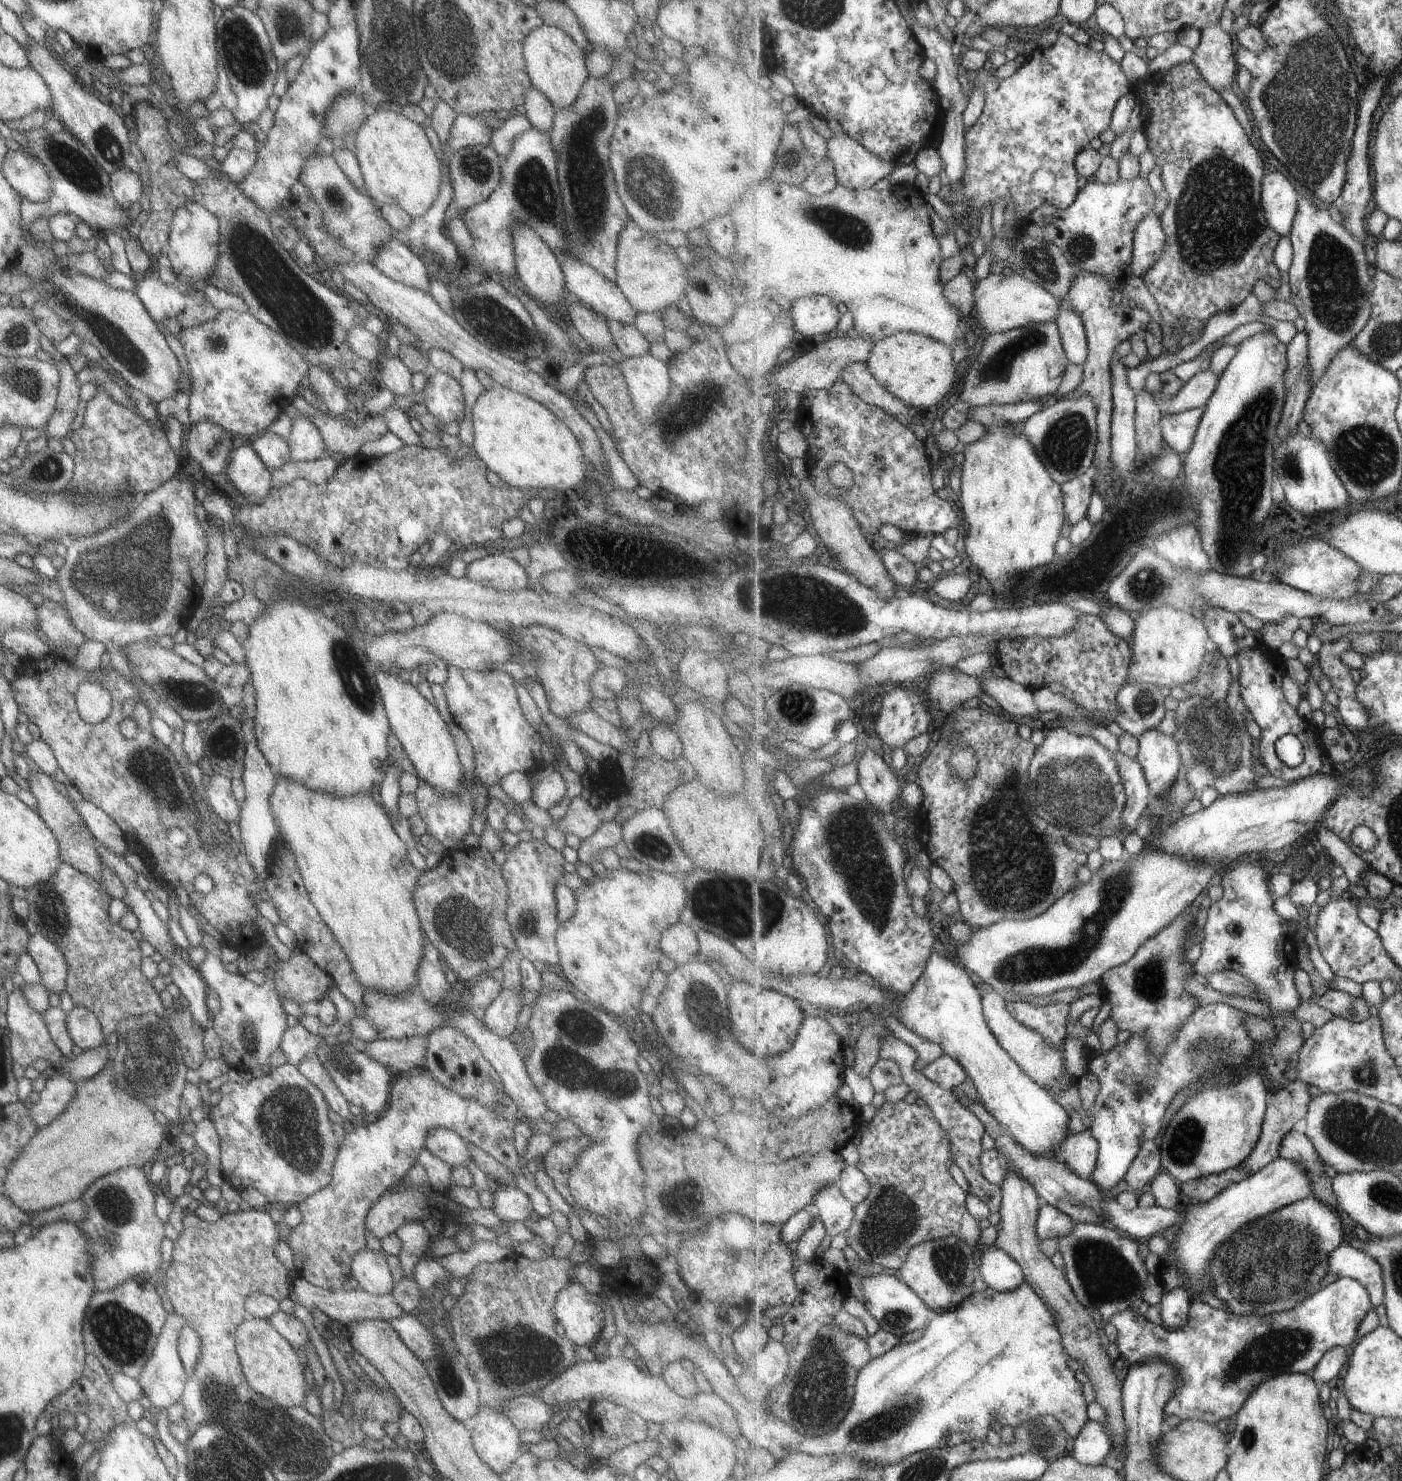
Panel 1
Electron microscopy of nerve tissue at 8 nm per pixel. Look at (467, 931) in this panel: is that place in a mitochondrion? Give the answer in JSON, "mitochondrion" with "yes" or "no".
{"mitochondrion":"yes"}

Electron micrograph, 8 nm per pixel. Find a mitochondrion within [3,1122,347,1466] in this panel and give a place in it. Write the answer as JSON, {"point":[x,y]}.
{"point":[122,1335]}

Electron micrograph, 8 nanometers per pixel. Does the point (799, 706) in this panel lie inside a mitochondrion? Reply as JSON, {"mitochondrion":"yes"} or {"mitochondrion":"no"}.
{"mitochondrion":"yes"}

